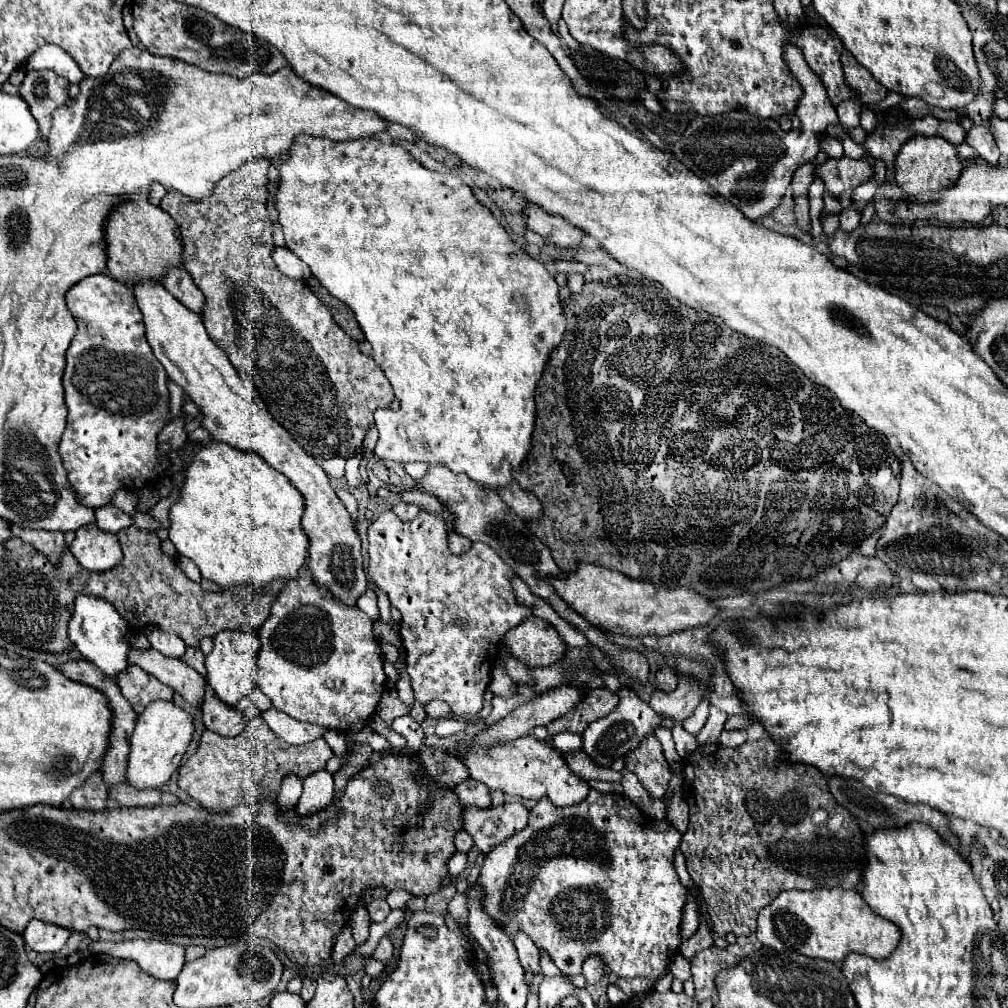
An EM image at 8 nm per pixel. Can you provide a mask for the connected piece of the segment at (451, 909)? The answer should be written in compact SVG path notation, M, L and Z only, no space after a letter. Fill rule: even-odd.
M457 893L457 895L451 899L451 903L449 903L449 907L447 907L447 913L449 913L455 921L465 919L465 895L463 895L463 893Z

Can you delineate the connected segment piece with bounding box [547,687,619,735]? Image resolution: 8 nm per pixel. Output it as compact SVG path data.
M605 687L593 689L587 693L587 697L583 699L583 703L573 709L573 717L561 717L555 719L553 723L547 725L549 735L557 735L561 731L571 731L571 733L579 733L585 731L585 727L609 713L613 713L617 709L617 701L619 697L615 693L611 693Z

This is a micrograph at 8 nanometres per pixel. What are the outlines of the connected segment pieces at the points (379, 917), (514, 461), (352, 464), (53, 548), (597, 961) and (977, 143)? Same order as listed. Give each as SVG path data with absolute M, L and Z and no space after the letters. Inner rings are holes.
M377 899L377 901L371 901L367 905L367 911L369 911L369 917L373 923L381 923L381 921L385 921L385 917L389 915L391 909L389 909L385 899Z
M299 135L299 137L295 139L295 145L291 147L291 151L289 151L289 155L287 155L287 159L285 159L285 163L283 163L281 169L279 169L279 179L281 179L281 183L279 183L279 191L277 191L275 199L277 199L278 222L282 226L283 233L285 233L285 243L287 243L287 247L289 247L303 263L307 263L307 267L311 269L313 277L317 277L317 279L321 281L321 285L323 285L333 297L337 297L339 301L343 301L343 303L347 303L347 305L351 307L351 311L355 313L355 317L357 317L357 321L359 321L359 327L361 327L365 339L367 339L367 341L371 343L371 347L373 347L373 353L371 353L371 355L373 355L375 363L381 367L381 371L383 371L385 377L389 379L389 383L391 383L391 387L393 387L393 393L395 393L395 397L397 397L399 403L401 403L401 409L399 409L399 411L391 411L391 409L377 409L377 411L375 411L375 427L377 427L377 431L379 431L379 441L377 441L377 445L375 445L375 455L377 455L379 459L383 459L383 461L385 461L385 459L399 461L399 463L425 461L425 463L429 463L429 465L439 463L439 465L449 467L453 473L465 473L465 475L469 475L469 479L473 479L473 481L477 481L477 483L481 483L483 487L493 489L493 491L497 491L497 489L509 485L509 483L513 481L513 475L511 475L511 473L517 471L517 467L521 467L521 463L525 463L525 455L529 455L531 437L533 437L533 421L535 421L535 387L537 387L537 381L539 381L541 375L543 375L545 361L549 361L551 351L563 341L565 331L567 331L567 319L565 319L565 313L563 313L563 307L561 307L561 301L559 301L559 285L557 285L555 277L545 269L545 265L543 265L539 259L531 257L527 251L523 251L521 247L517 247L517 245L511 241L511 237L509 237L507 231L497 223L497 219L493 217L493 213L491 213L485 205L481 205L481 203L475 199L475 195L473 195L473 191L471 191L471 187L469 187L467 183L463 183L463 181L461 181L459 177L455 177L455 175L441 175L441 173L435 173L435 171L425 169L425 167L423 167L421 163L417 163L403 147L399 147L399 145L395 145L395 143L383 143L383 141L375 139L375 137L363 137L363 139L357 139L357 141L331 141L331 139L323 139L323 137Z
M359 447L355 451L355 455L351 455L351 459L347 459L347 465L345 465L345 479L347 479L347 485L353 489L353 487L359 487L363 481L361 481L361 475L359 475L359 463L361 463L361 457L363 457L363 447Z
M13 527L13 535L21 537L25 543L33 545L53 565L57 565L61 555L67 551L67 545L65 545L61 531L29 531L29 529L21 529L21 527Z
M591 955L589 959L585 959L583 963L583 977L589 985L595 985L603 979L605 975L605 961L599 955Z
M985 125L971 127L971 131L967 131L965 143L969 147L973 147L979 153L979 157L983 157L985 161L989 161L989 163L999 161L999 149L997 149L997 145L993 141L993 135L989 133L989 129Z

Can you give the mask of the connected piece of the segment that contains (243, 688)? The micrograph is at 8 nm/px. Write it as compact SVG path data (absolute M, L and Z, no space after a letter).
M221 631L213 639L213 651L205 659L207 667L207 681L215 689L217 697L223 699L227 705L239 705L243 697L257 685L257 635L243 633L243 631Z

